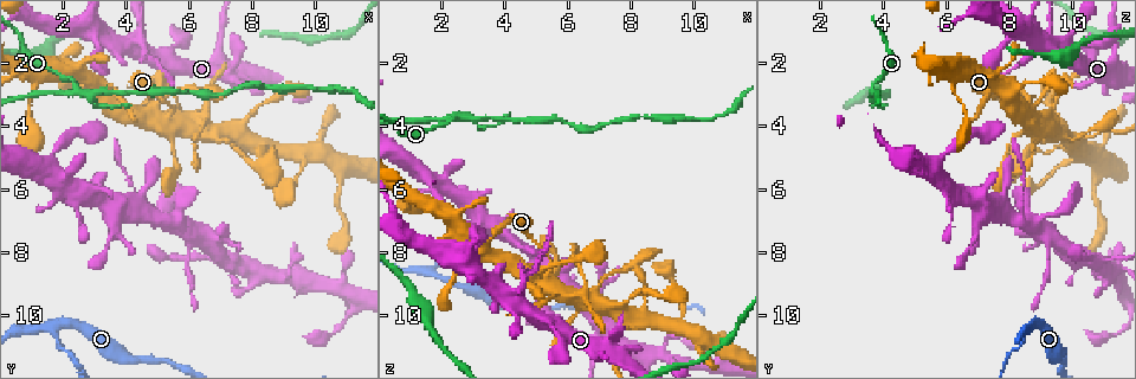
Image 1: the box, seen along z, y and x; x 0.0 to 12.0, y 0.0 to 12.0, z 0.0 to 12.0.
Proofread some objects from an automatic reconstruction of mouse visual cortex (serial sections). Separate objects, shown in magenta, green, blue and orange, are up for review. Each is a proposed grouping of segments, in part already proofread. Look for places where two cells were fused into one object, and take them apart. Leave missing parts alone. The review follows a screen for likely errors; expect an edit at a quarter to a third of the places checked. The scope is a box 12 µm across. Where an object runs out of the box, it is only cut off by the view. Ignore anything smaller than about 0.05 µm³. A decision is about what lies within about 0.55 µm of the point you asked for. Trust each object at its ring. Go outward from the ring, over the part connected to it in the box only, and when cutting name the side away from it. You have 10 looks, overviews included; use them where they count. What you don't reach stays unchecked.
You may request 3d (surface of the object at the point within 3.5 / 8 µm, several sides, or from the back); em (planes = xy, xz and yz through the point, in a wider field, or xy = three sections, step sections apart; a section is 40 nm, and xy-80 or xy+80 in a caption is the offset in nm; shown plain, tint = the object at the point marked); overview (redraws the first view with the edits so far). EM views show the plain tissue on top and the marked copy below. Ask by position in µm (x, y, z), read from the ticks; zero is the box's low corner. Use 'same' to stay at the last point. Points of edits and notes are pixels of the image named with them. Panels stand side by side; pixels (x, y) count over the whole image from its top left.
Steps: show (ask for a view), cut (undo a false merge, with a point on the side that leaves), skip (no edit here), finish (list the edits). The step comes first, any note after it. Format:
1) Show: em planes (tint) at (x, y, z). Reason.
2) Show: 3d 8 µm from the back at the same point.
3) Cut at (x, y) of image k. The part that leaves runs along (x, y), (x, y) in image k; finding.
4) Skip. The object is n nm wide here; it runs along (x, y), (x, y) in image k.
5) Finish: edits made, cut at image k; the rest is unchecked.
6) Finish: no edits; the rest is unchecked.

Show: 3d 3.5 µm at (4.1, 1.6, 9.5). Abrupt turn.

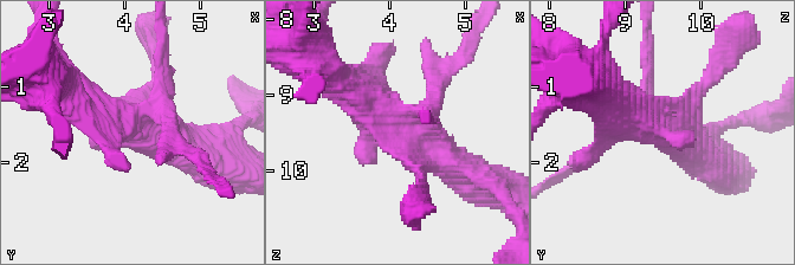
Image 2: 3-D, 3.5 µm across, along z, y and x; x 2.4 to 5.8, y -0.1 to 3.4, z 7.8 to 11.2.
Show: em planes (tint) at (4.15, 1.55, 9.50). Need the tissue.

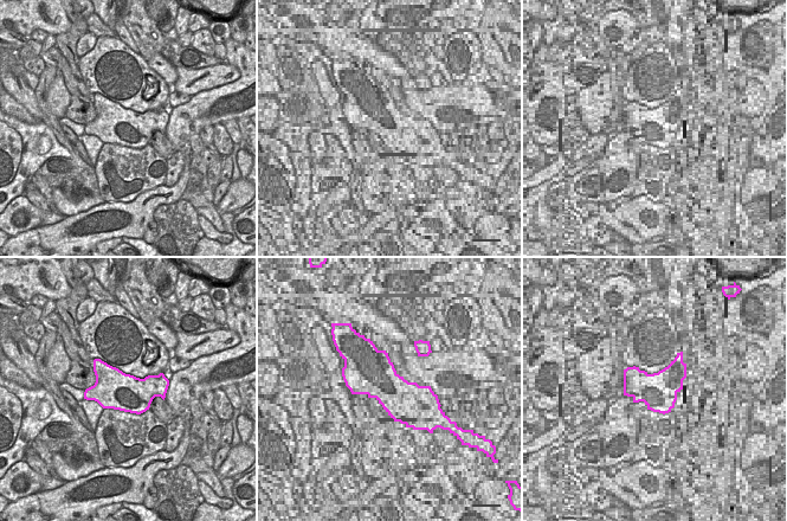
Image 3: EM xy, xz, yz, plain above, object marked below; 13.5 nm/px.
Show: em xy step 3 (tint) at the same point.

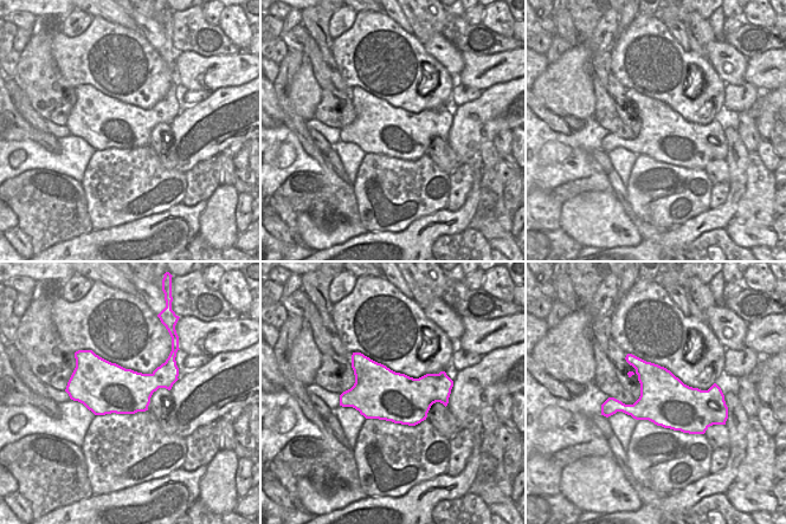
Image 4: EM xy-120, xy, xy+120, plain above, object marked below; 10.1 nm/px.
Cut at (644, 63) of image 2. A border runs along (176, 377), (155, 382), (141, 380) in image 4; two cells meet here.

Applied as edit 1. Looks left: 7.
Show: em xy step 2 (tint) at (5.3, 3.8, 8.7). Branch point.

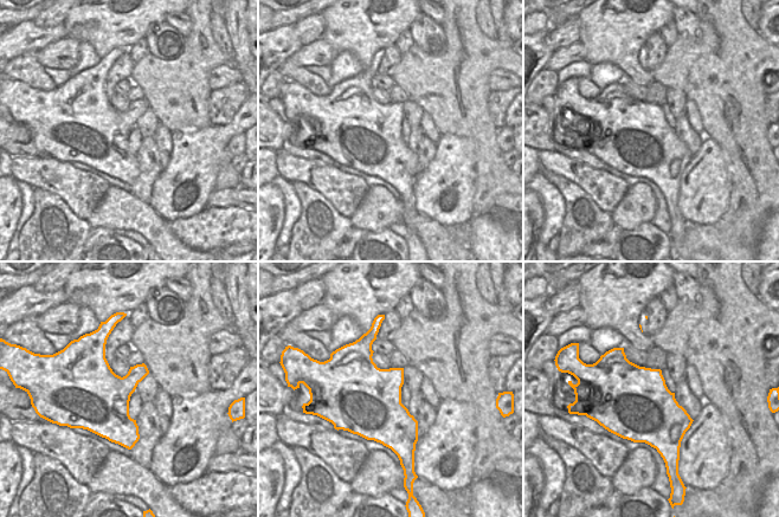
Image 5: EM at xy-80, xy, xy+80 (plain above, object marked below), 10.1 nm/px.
Show: 3d 3.5 µm from the back at the same point.

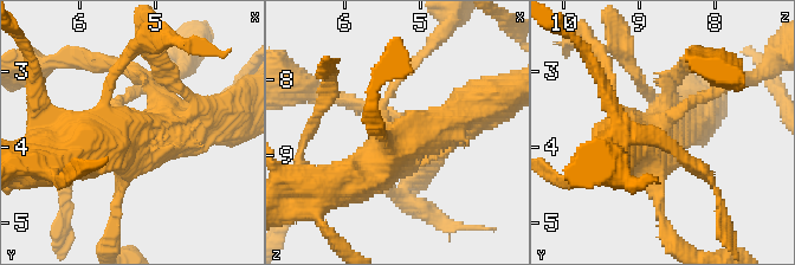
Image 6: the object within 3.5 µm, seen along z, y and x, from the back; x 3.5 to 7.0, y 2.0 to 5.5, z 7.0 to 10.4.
Skip. It runs along (710, 94), (614, 152) in image 6; one cell here.

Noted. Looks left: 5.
Show: 3d 3.5 µm at (2.4, 2.8, 3.7). Three-way junction.

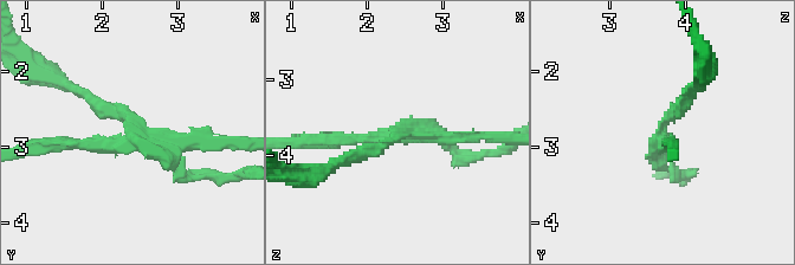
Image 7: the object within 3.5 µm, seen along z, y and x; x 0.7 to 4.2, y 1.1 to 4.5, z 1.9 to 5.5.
Cut at (492, 136) of image 7. The part that leaves runs along (417, 135), (511, 139) in image 7; a second cell is stuck on.

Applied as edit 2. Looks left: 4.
Show: 3d 3.5 µm at (1.7, 10.4, 8.7). Arms part here.

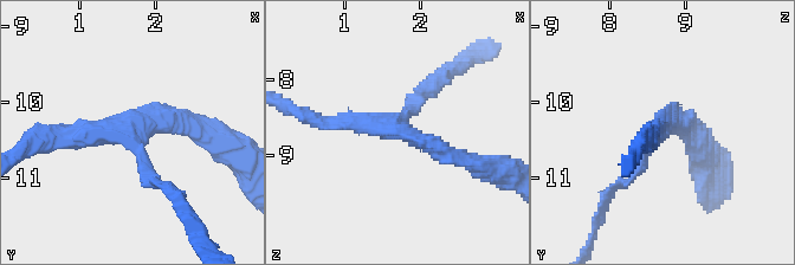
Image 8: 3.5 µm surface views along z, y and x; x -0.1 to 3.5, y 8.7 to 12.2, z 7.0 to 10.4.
Show: em planes (tint) at (1.75, 10.40, 8.65). 3 arms meet here; the arms are 150, 200, 250 nm wide.

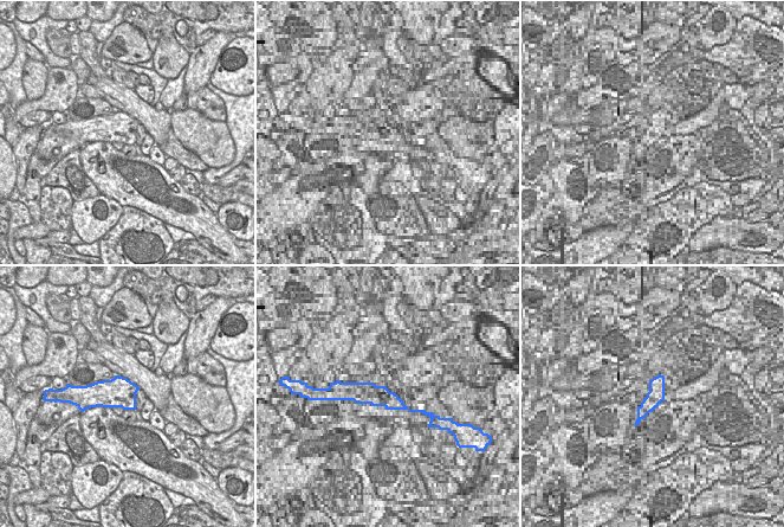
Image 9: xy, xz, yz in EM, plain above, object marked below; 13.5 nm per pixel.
Skip. It runs along (466, 160), (390, 125), (317, 120) in image 8; all the same cell.

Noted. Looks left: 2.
Finish: edits made, cut at image 2, cut at image 7; the rest is unchecked.

